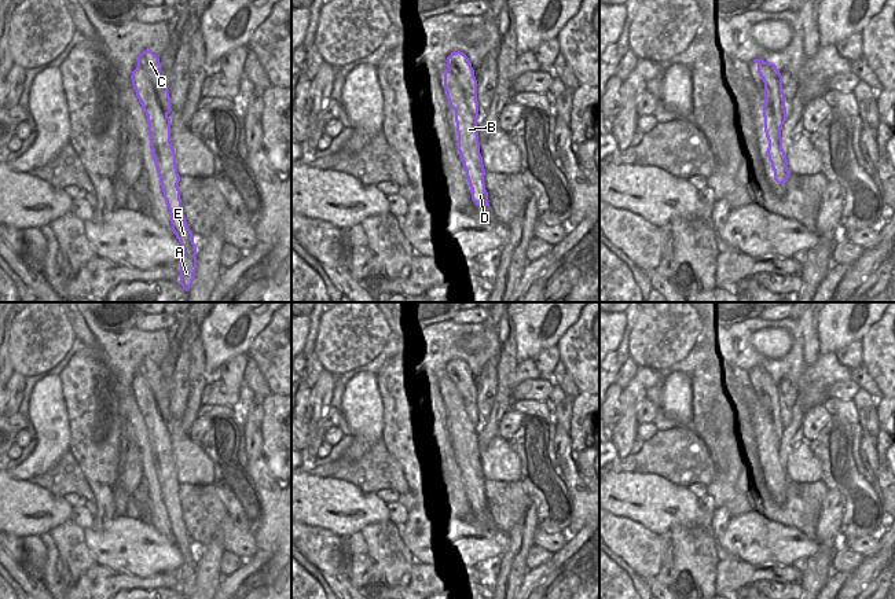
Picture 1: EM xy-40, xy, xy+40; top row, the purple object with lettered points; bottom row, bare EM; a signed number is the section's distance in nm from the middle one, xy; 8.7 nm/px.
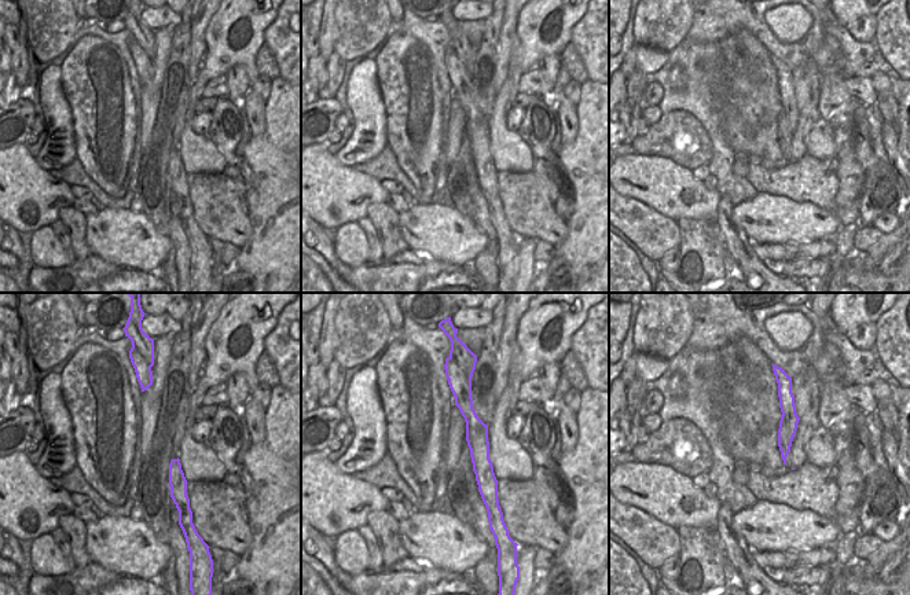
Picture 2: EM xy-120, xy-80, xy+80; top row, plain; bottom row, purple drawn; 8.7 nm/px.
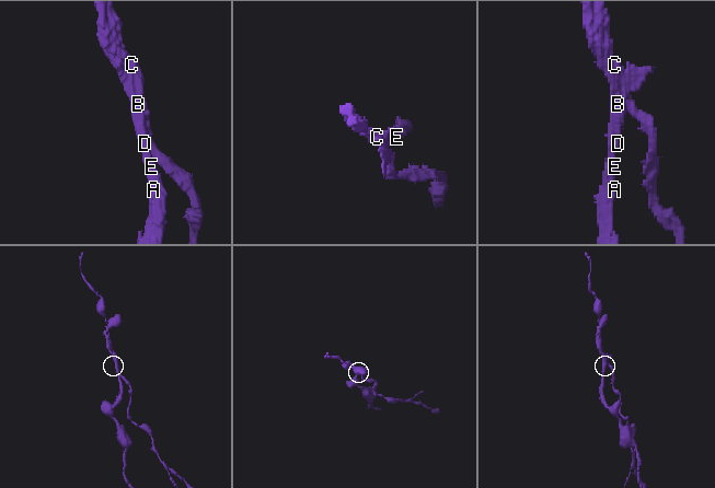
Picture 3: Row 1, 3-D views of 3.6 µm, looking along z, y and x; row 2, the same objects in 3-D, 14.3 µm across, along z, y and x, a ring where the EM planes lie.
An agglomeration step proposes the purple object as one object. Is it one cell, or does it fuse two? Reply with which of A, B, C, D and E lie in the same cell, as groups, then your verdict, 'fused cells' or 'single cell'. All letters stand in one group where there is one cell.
groups A B D E / C; fused cells

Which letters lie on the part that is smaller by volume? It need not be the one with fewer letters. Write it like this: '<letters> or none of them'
C

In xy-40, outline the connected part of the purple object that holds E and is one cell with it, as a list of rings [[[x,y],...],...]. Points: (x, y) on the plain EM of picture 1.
[[[143,360],[137,365],[137,374],[132,379],[131,387],[142,416],[147,423],[150,457],[158,478],[164,507],[169,517],[172,539],[183,555],[183,563],[179,570],[179,589],[187,599],[192,594],[197,578],[197,552],[183,522],[180,497],[177,495],[180,484],[176,475],[175,456],[170,451],[170,426],[162,418],[148,382],[139,374],[142,363]]]

